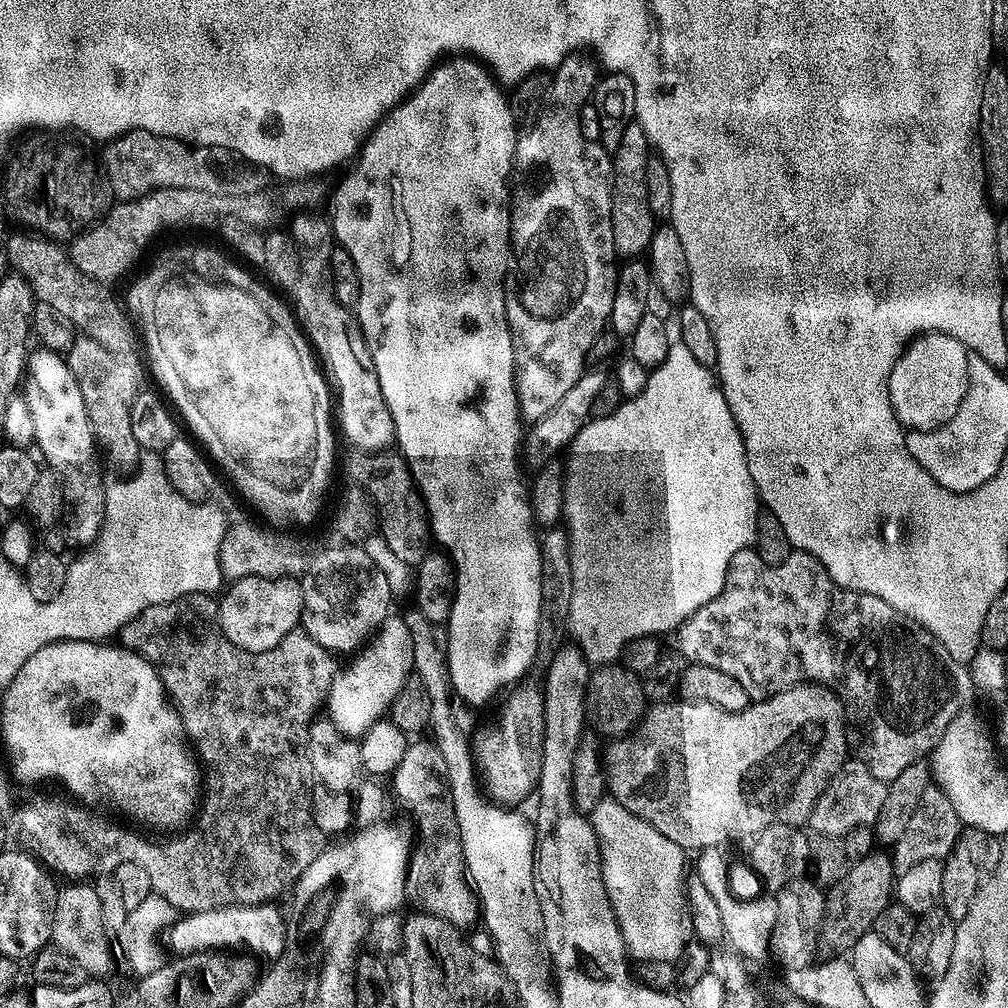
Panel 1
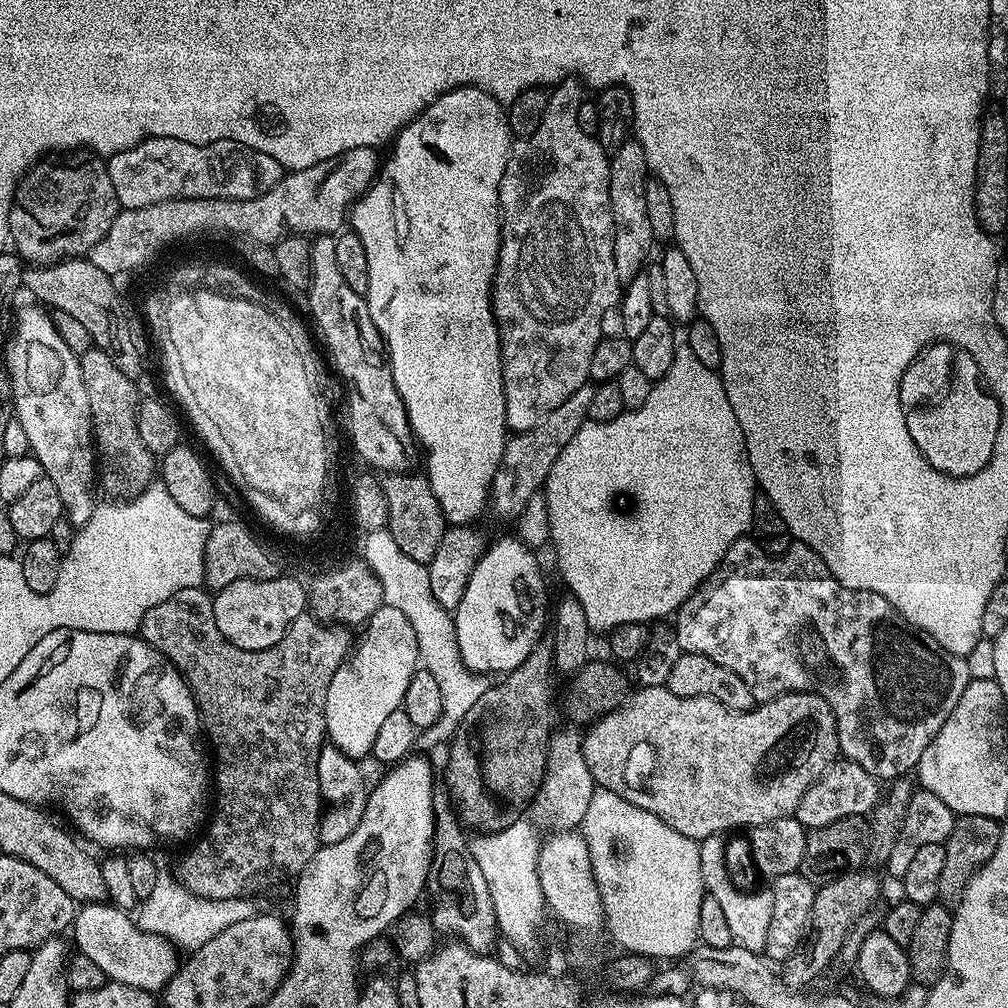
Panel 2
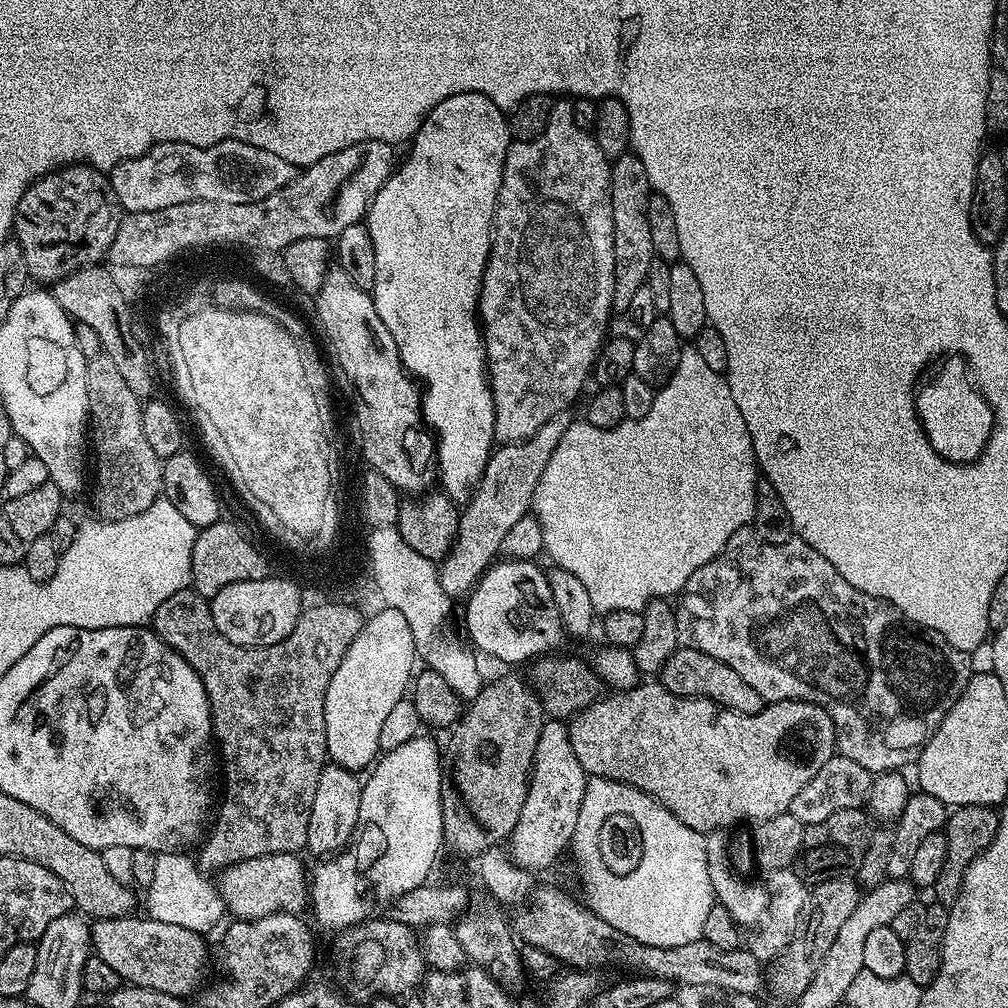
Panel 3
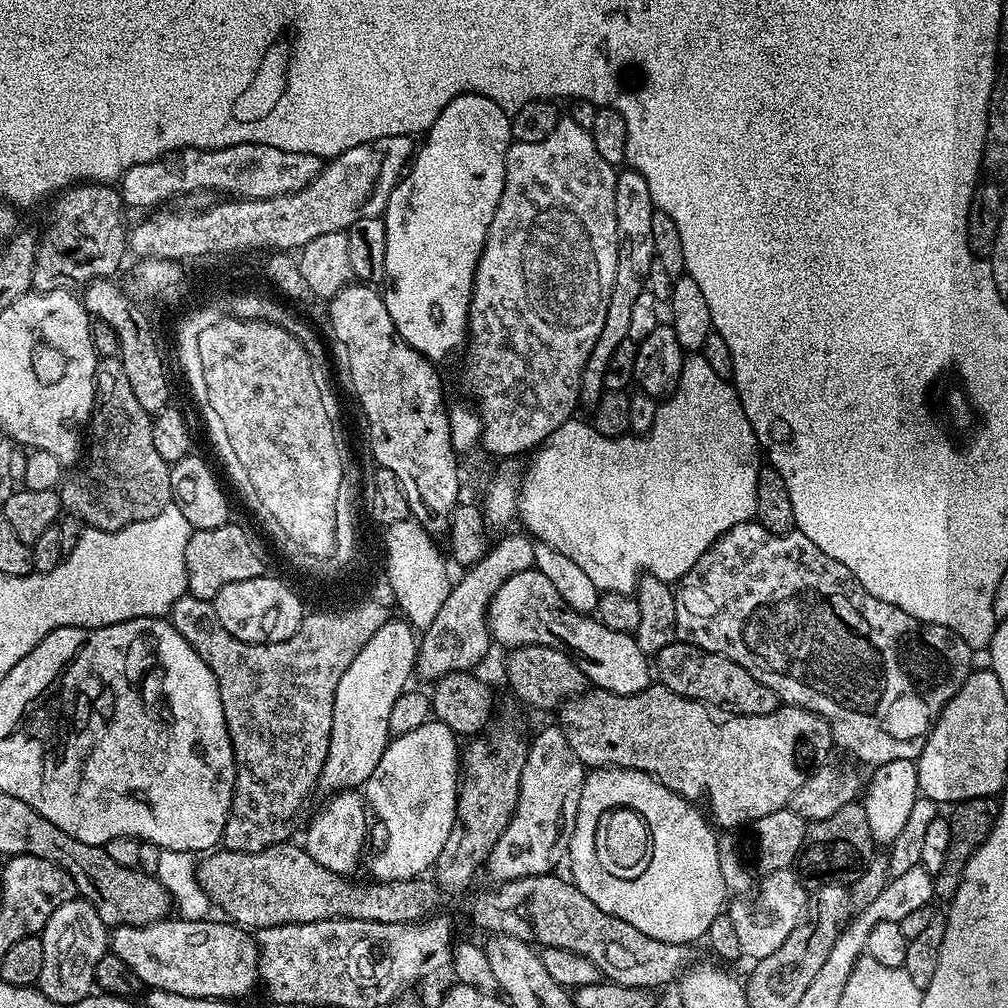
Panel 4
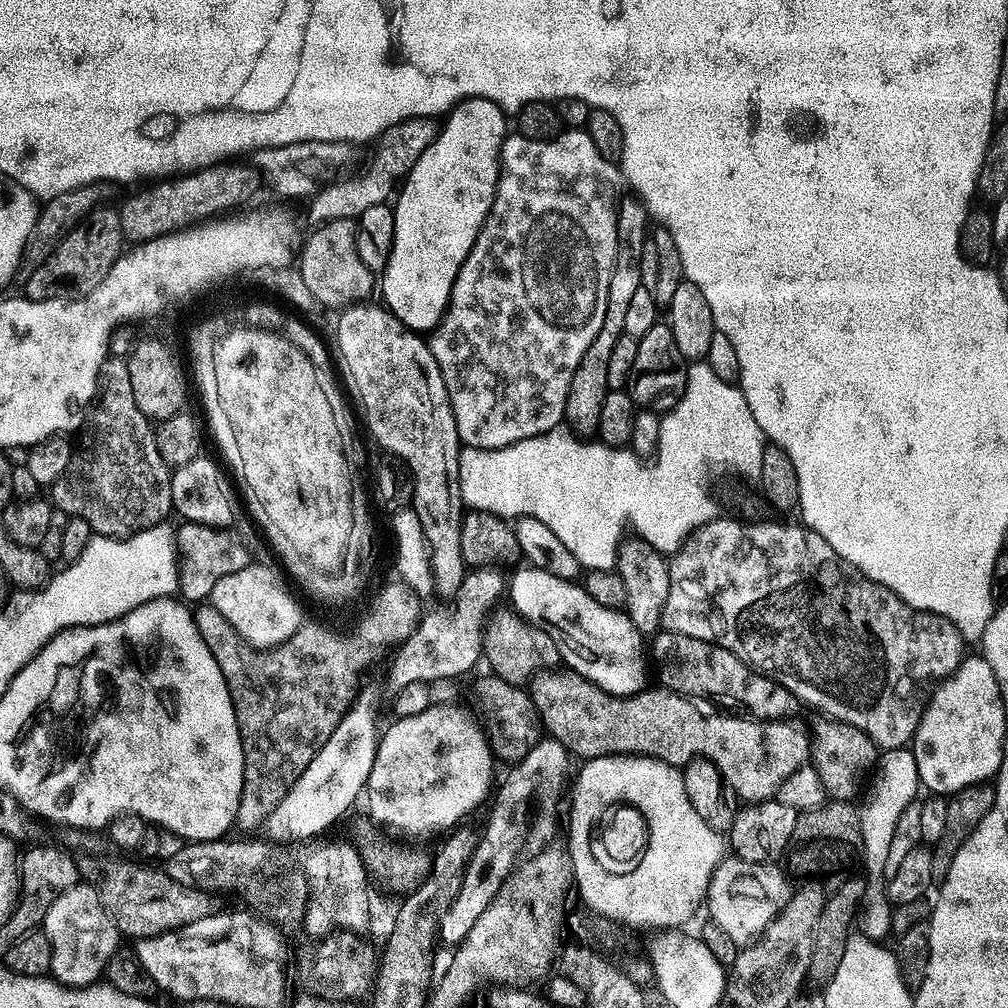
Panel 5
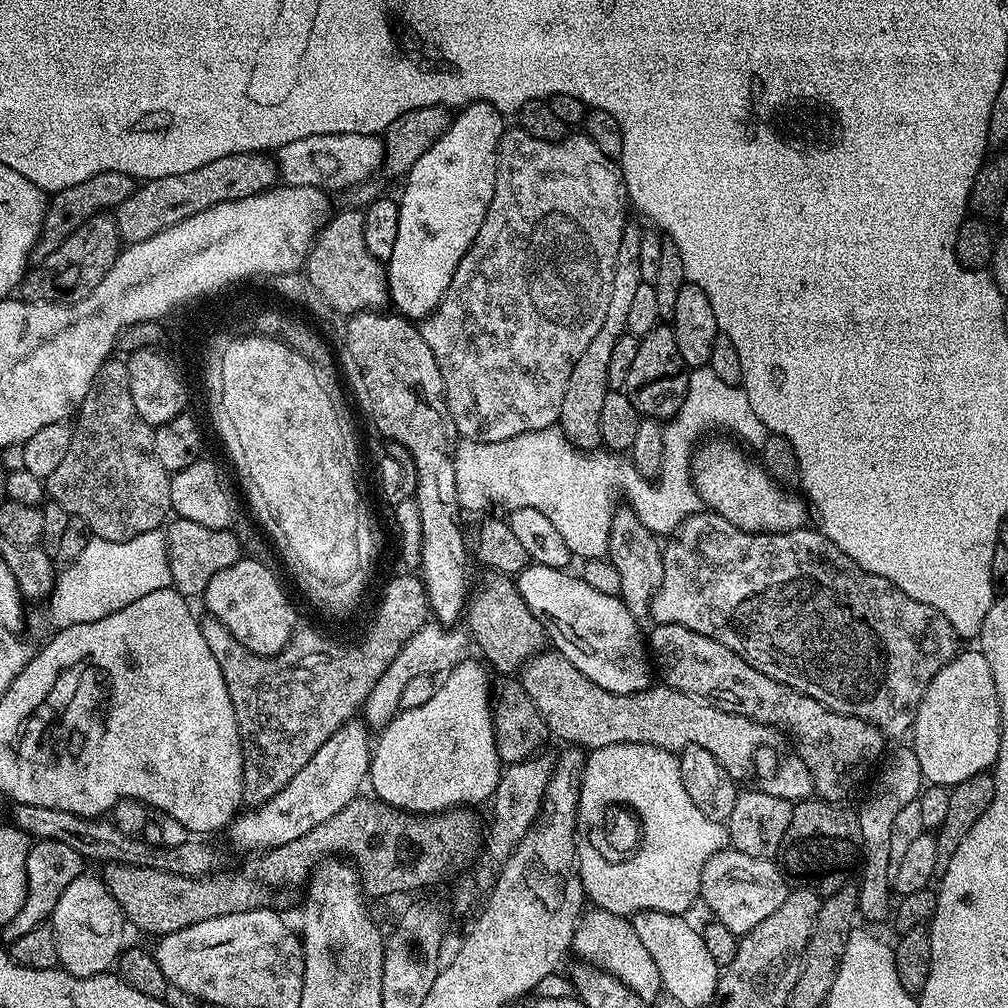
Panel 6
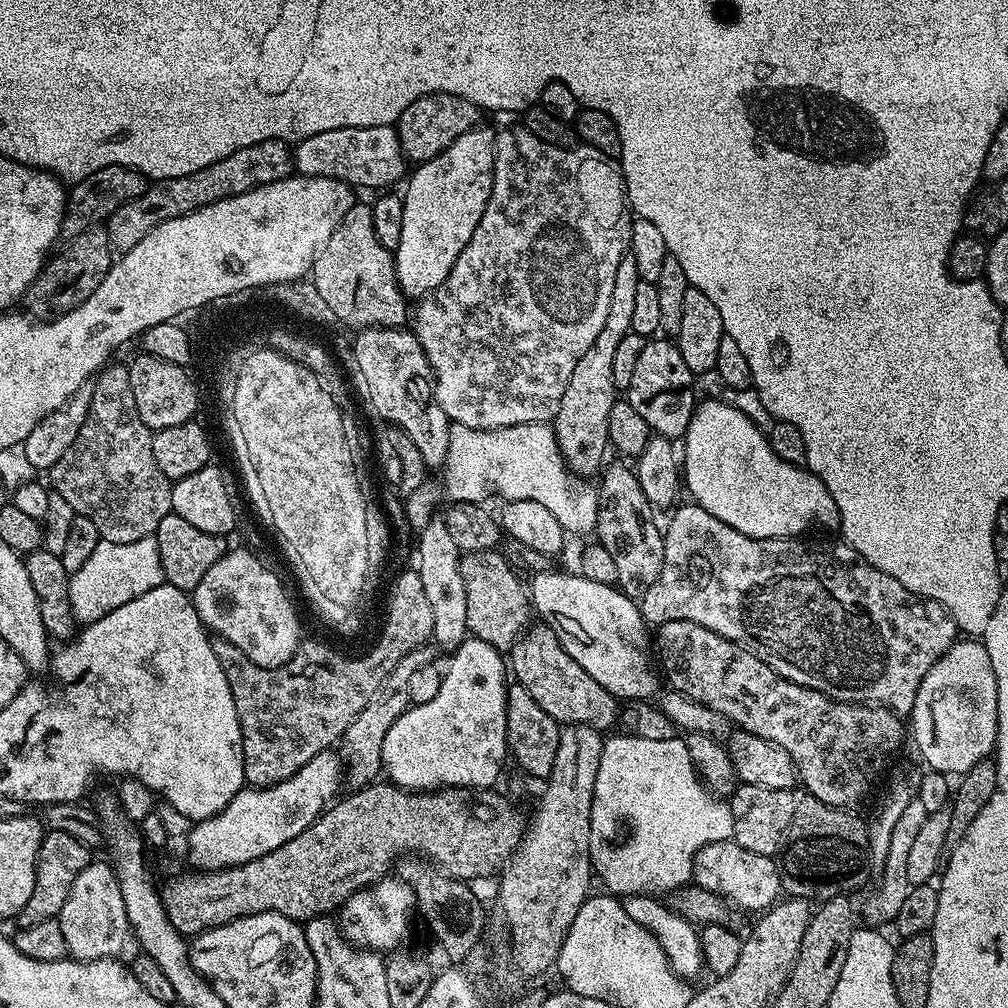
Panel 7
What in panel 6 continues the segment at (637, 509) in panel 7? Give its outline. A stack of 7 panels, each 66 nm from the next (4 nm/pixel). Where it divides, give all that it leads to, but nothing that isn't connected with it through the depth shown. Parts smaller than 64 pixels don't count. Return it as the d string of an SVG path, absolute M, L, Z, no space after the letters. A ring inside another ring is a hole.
M624 506L621 512L619 509L613 515L606 556L612 561L614 570L618 570L618 575L622 577L619 597L630 610L630 614L637 618L647 617L652 610L652 600L662 586L664 549L656 533L642 523L631 507Z

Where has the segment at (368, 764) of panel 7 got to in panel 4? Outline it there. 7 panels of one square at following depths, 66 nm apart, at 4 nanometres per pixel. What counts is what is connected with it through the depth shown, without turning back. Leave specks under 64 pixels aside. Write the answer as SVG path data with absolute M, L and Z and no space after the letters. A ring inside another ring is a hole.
M514 532L502 537L497 543L495 541L480 560L464 572L465 576L449 587L446 602L442 602L442 610L438 610L434 622L423 629L418 640L414 668L428 682L434 682L447 672L475 669L475 664L487 654L489 646L492 646L487 614L493 594L501 588L506 578L534 566L533 539L522 534Z

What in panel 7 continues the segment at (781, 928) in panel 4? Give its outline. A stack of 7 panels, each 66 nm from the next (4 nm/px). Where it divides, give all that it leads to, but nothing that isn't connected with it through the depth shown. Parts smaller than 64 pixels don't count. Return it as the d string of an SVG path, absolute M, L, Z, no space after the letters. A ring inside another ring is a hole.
M733 839L707 844L692 860L692 880L695 887L721 896L733 909L745 908L755 914L771 908L782 892L777 861L770 856L754 854L754 850L746 850Z

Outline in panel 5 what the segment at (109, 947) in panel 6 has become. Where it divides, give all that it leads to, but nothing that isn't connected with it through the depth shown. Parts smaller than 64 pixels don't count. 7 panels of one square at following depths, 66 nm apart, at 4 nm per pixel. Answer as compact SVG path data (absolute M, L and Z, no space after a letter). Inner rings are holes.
M83 882L76 883L51 903L42 930L51 946L51 977L62 986L69 988L84 988L86 985L97 983L103 977L109 958L119 949L119 940L122 940L122 934L112 926L112 920L106 914L97 891Z

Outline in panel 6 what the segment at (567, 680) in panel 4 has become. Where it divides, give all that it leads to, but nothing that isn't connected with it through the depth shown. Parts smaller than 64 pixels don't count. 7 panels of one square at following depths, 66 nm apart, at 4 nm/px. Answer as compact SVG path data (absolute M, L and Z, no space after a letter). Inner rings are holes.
M498 579L502 580L490 581L476 596L473 595L466 610L466 626L473 643L477 643L480 648L479 655L493 669L496 667L498 671L504 672L500 674L516 674L533 656L545 651L546 633L538 618L530 614L526 602L520 596L519 587L511 579Z

